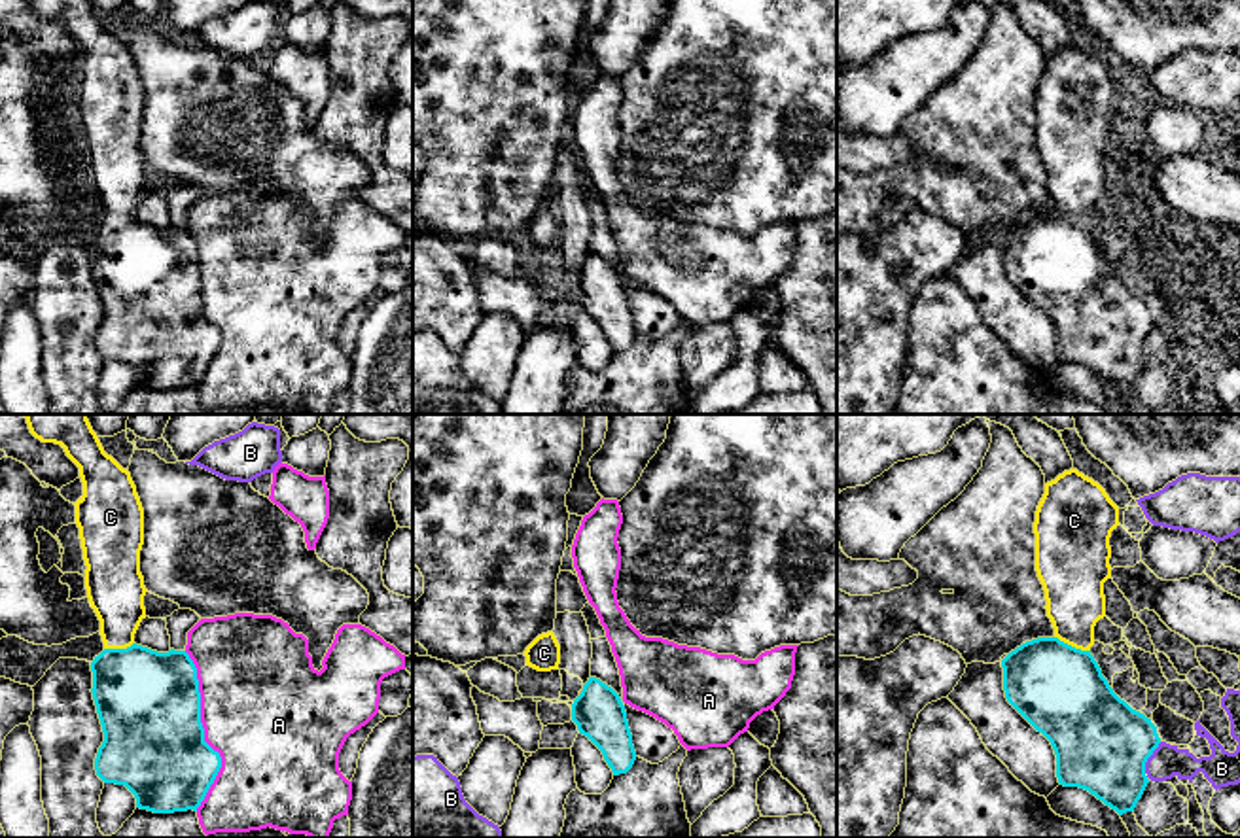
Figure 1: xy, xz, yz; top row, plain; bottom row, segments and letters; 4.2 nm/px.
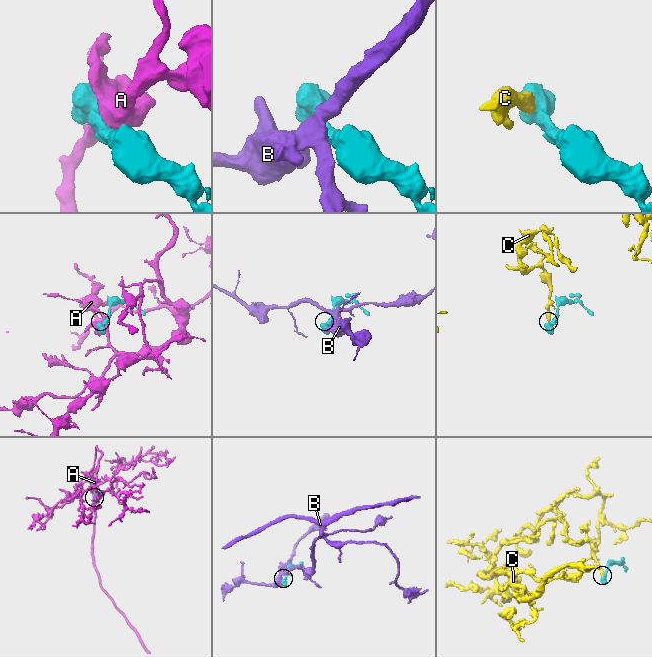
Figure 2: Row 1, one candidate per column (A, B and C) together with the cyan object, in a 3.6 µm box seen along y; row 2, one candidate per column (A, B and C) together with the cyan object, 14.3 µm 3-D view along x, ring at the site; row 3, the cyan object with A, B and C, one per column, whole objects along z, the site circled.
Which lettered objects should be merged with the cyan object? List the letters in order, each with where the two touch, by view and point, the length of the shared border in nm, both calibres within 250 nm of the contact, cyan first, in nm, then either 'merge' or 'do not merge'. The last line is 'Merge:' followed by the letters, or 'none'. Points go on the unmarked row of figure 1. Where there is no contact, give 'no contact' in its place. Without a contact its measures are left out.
A: xy (203, 307) | 700 nm | 440/500 nm | do not merge
B: yz (1150, 331) | 150 nm | 400/140 nm | do not merge
C: yz (1070, 222) | 170 nm | 380/260 nm | merge
Merge: C

